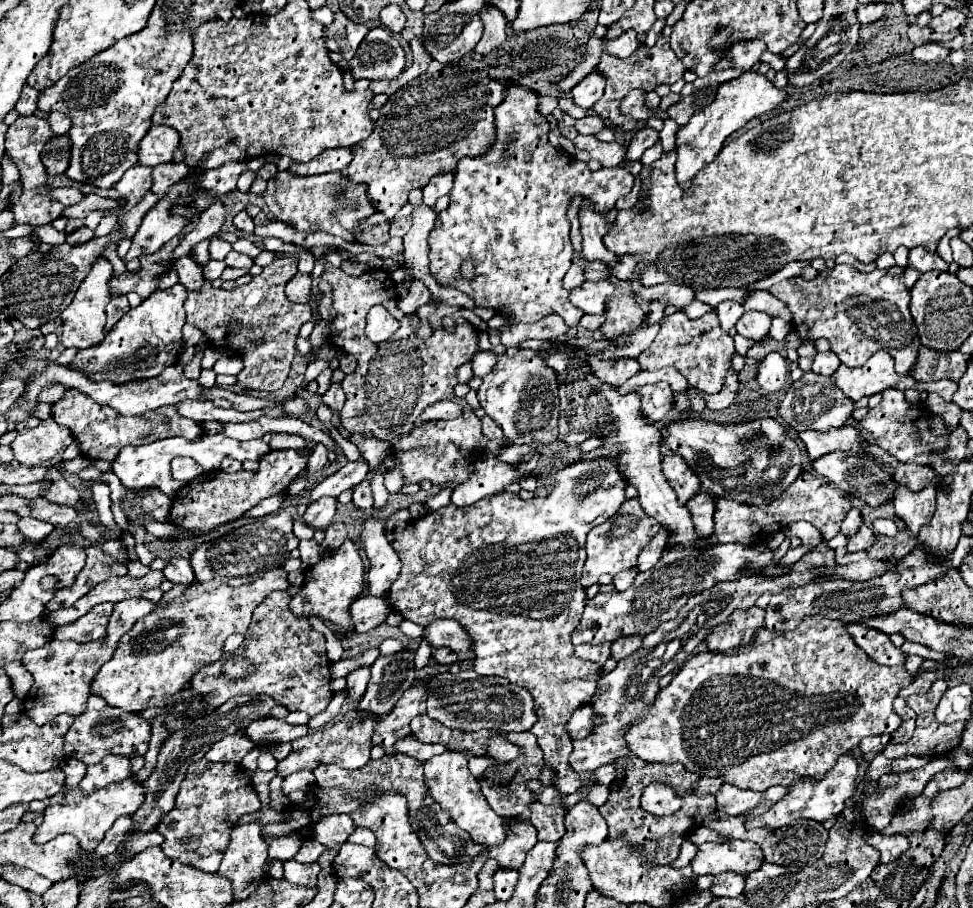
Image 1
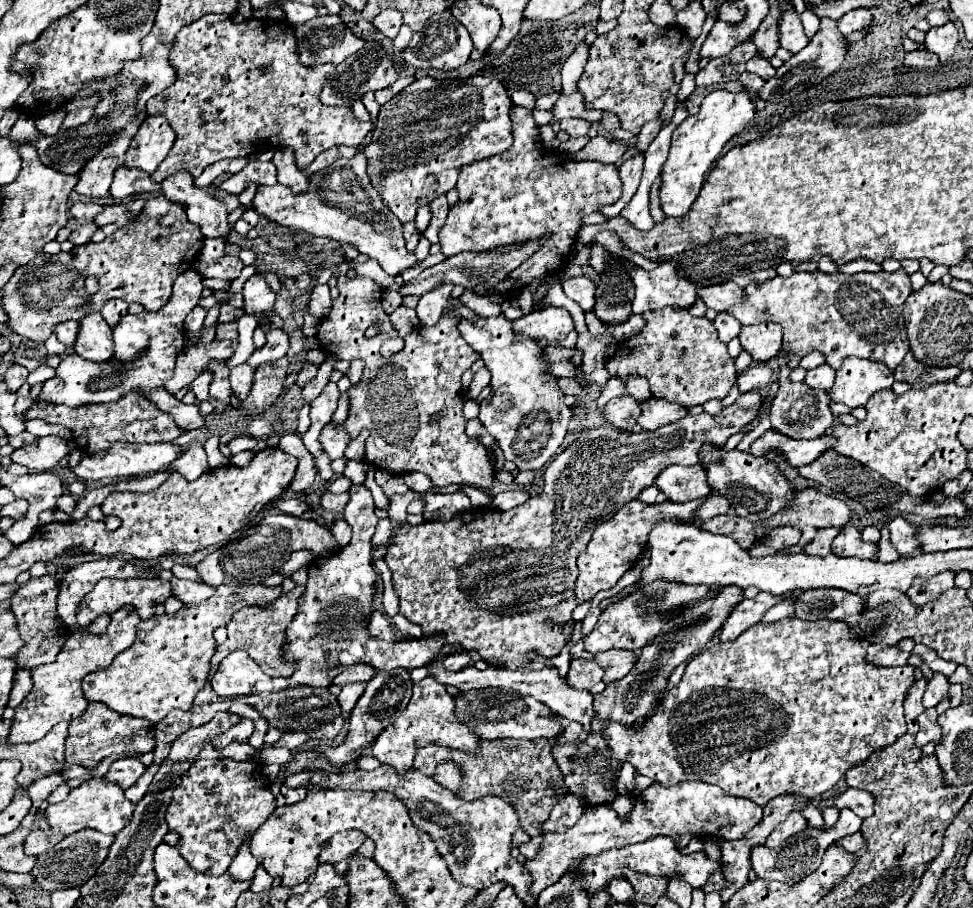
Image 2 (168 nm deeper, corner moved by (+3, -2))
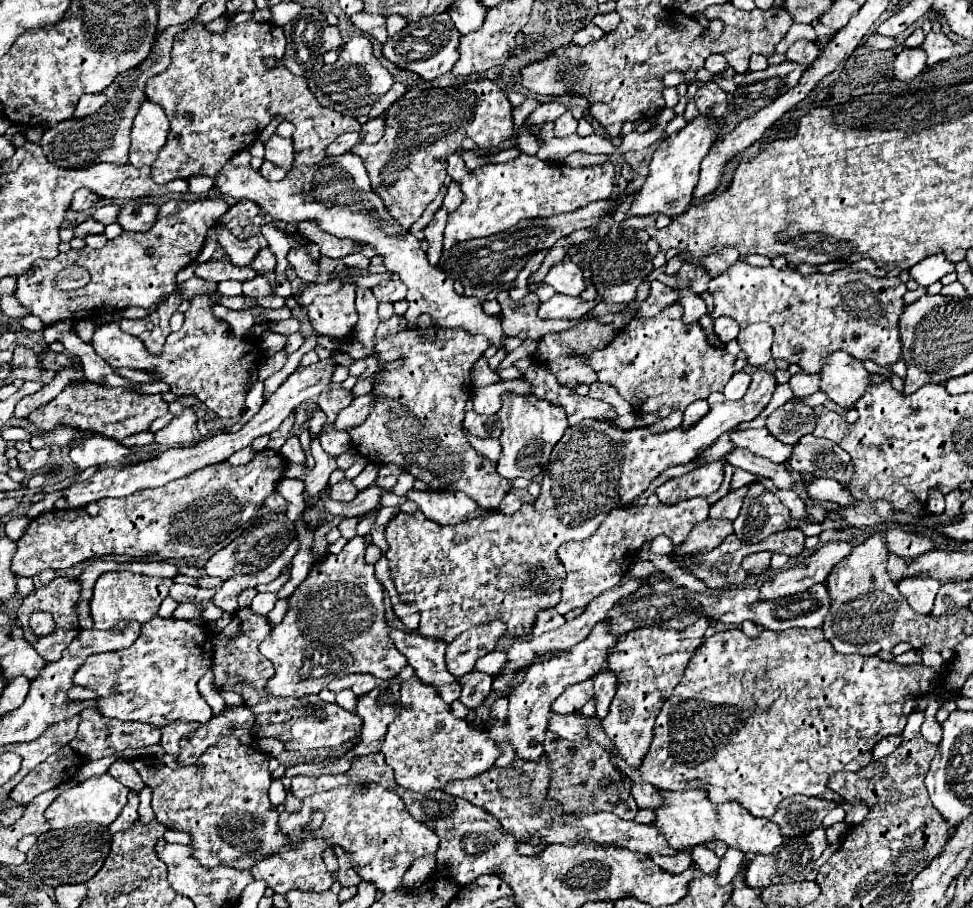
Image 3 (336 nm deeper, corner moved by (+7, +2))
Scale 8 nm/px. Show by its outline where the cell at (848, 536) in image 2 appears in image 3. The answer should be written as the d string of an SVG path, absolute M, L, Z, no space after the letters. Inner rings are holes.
M827 542L819 546L807 560L807 564L797 564L793 568L777 572L773 578L769 578L761 588L761 600L775 600L781 596L795 596L799 592L805 592L813 584L825 582L827 572L851 552L849 542Z

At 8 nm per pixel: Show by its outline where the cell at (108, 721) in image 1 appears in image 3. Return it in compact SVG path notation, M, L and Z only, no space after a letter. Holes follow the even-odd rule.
M87 708L79 716L81 716L81 722L79 722L77 736L75 736L75 740L71 740L69 746L71 746L71 750L79 752L79 756L83 756L83 760L97 760L97 758L115 754L125 748L143 748L143 746L157 744L161 740L161 732L155 726L105 718L105 716L101 716L101 712L97 708Z

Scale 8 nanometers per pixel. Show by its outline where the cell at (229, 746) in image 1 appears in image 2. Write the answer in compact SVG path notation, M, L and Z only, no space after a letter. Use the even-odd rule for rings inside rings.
M241 718L241 720L235 724L235 728L229 728L225 734L213 738L211 744L213 744L217 750L223 750L223 748L225 748L227 744L231 744L233 740L237 740L237 742L247 742L249 736L253 734L253 730L255 730L253 720L249 720L249 718Z

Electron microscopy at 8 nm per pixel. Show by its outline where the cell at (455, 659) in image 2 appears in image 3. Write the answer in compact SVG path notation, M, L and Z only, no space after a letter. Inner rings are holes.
M503 622L481 624L465 630L451 644L447 644L447 668L457 678L473 670L475 660L495 648L497 638L505 634Z

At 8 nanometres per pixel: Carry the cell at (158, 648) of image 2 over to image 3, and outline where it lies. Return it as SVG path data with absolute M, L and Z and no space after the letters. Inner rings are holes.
M155 616L147 624L141 626L141 634L135 644L123 652L107 652L95 654L85 660L85 664L73 676L73 684L91 688L99 698L95 700L101 708L103 716L119 718L119 720L133 720L133 722L147 722L153 726L165 726L175 720L197 720L207 722L213 712L205 698L197 690L199 678L211 668L213 664L213 648L211 648L211 632L207 622L191 622L191 620L175 620L175 618L159 618Z

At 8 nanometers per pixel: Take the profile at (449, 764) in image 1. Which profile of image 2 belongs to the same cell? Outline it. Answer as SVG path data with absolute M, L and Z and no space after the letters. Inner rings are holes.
M439 764L437 772L435 772L435 780L451 792L459 790L459 776L461 776L461 770L455 768L453 764Z

